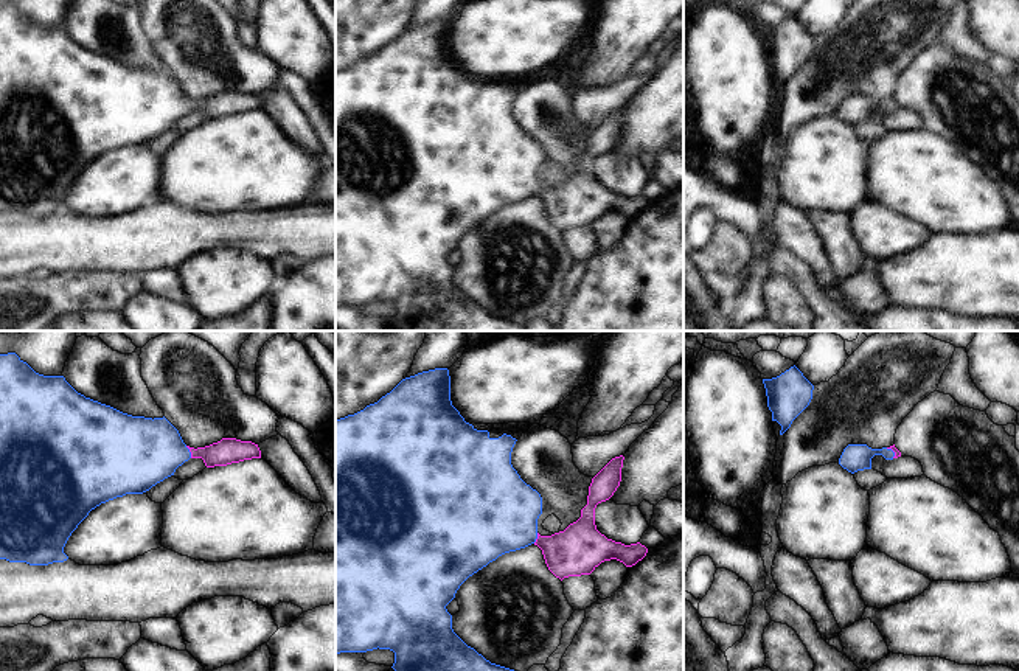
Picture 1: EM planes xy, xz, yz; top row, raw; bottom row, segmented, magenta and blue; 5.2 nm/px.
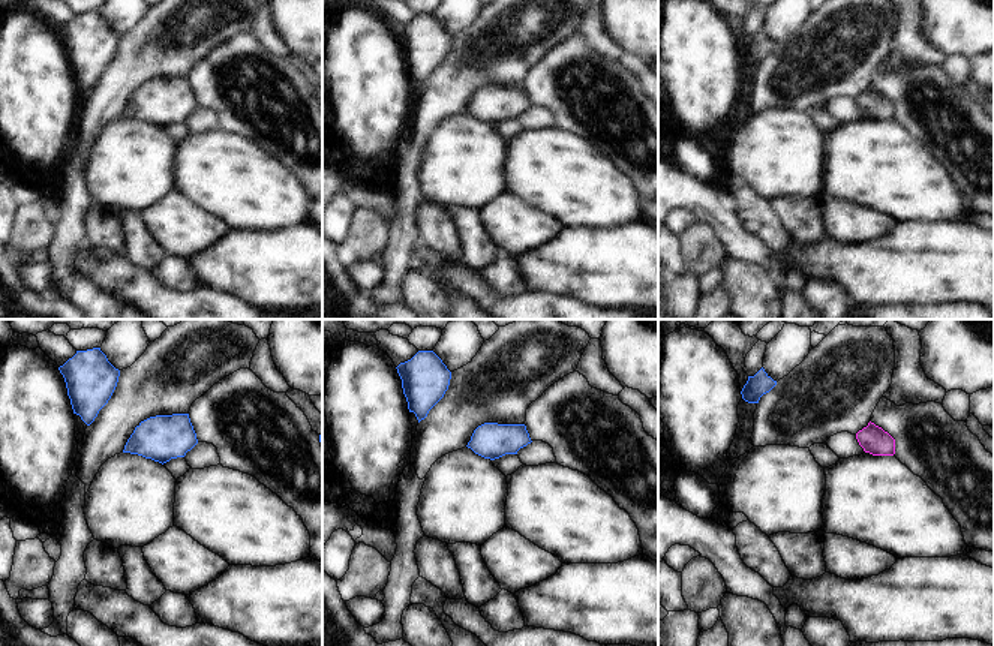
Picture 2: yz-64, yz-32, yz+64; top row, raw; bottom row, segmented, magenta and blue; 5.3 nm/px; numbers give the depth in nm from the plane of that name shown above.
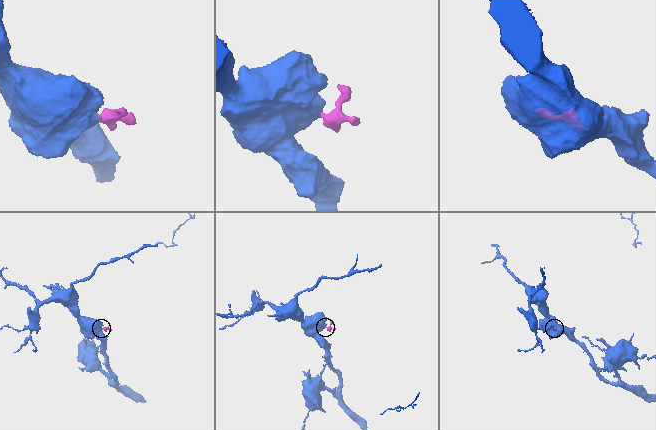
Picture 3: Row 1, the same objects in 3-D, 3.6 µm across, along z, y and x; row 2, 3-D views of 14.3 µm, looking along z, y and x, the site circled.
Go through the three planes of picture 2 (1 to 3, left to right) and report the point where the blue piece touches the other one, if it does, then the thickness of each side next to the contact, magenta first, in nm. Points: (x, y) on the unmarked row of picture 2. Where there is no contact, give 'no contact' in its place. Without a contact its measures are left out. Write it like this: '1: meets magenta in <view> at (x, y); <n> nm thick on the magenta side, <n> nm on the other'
1: no contact
2: no contact
3: no contact

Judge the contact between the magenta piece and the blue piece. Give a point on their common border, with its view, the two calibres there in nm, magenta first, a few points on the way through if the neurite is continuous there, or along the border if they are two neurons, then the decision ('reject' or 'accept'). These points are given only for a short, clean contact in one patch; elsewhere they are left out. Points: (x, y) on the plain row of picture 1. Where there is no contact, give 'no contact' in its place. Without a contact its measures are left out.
meets magenta in xy at (190, 103); 140 nm thick on the magenta side, 360 nm on the other; runs through xy (227, 103), (190, 103), (142, 104); accept

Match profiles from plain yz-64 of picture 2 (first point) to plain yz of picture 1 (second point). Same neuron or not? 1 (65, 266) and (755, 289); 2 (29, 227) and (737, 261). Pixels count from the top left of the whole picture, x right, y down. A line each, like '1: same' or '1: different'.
1: same
2: same

